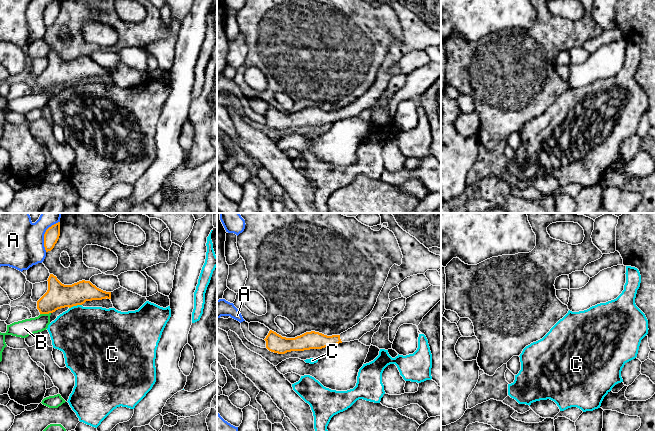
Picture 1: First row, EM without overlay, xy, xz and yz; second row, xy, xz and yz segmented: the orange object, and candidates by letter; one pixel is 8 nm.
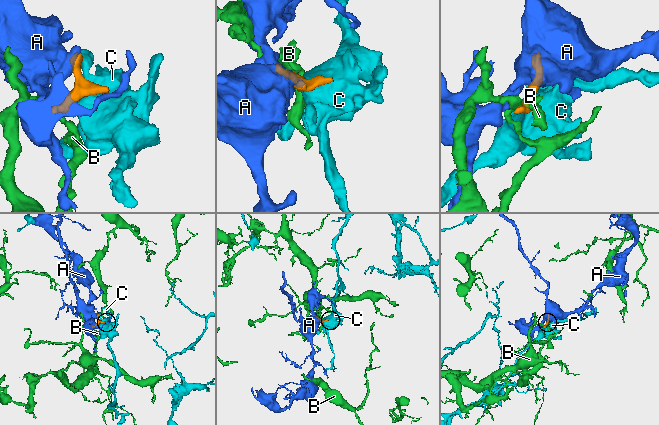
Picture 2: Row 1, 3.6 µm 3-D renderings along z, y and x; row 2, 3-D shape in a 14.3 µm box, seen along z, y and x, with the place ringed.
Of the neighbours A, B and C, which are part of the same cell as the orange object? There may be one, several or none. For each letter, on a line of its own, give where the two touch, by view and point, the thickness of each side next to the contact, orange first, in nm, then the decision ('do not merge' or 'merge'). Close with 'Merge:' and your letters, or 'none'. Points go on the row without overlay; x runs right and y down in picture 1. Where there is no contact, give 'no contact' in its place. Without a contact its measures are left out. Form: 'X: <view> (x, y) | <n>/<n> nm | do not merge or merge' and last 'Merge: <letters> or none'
A: xy (44, 13) | 120/360 nm | do not merge
B: xy (45, 89) | 200/140 nm | do not merge
C: xy (75, 81) | 200/440 nm | do not merge
Merge: none

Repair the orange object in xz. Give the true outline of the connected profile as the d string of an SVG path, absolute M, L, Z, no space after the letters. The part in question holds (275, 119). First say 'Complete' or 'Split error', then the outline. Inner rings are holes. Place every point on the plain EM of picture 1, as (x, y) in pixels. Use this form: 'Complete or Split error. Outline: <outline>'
Split error. Outline: M398 0L383 2L392 7L398 17L403 34L400 42L394 40L385 60L377 74L371 89L358 100L340 111L327 112L319 108L306 108L295 114L286 114L270 106L266 114L266 124L274 129L285 130L291 127L304 127L334 123L342 118L359 116L364 110L373 106L382 96L390 80L389 69L405 54L425 50L427 46L441 45L441 32L429 27L415 13L404 7Z

